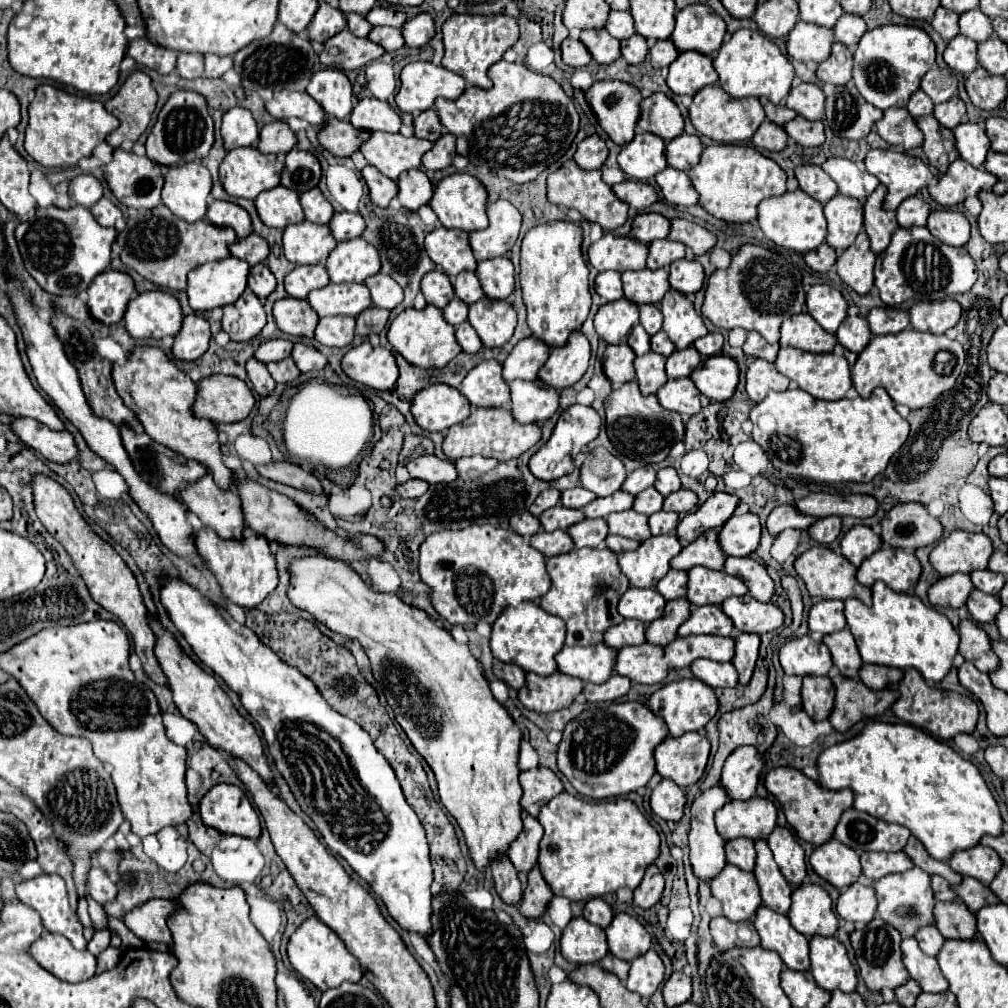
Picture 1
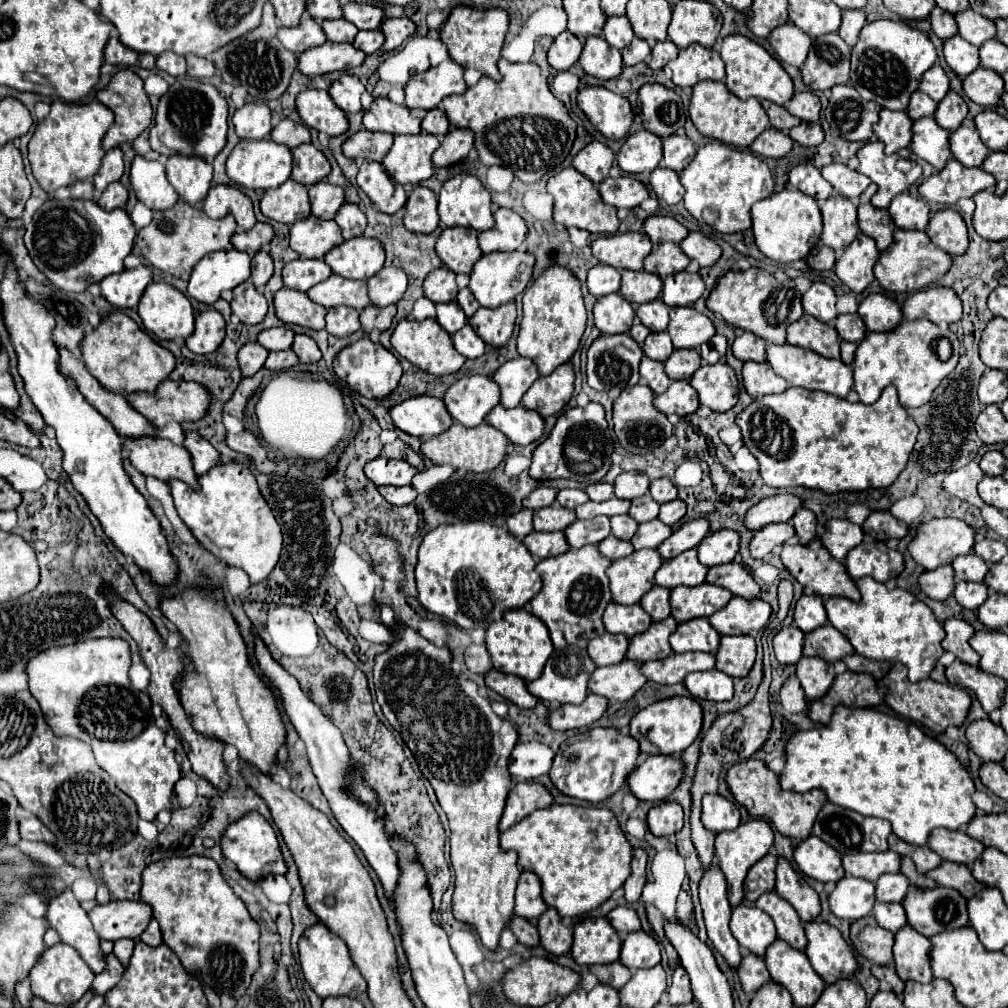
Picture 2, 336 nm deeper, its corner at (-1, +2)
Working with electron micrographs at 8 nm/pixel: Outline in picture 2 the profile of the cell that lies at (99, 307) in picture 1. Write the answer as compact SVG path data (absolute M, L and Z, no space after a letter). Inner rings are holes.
M137 266L133 270L123 270L121 274L107 276L99 286L103 298L111 306L127 310L127 308L137 308L137 302L147 284L151 282L151 278L153 274L147 266Z

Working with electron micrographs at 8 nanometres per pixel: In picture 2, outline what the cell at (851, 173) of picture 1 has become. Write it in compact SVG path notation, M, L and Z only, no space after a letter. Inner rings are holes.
M829 164L821 168L821 174L825 180L831 182L831 186L835 188L837 194L857 200L865 188L871 184L871 180L863 174L859 174L857 170L845 166L845 164Z

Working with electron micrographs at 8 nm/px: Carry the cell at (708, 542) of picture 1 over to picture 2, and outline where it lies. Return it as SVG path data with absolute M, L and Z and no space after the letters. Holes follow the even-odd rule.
M685 550L683 554L665 560L663 566L655 574L655 584L665 586L665 588L675 588L675 586L697 586L705 582L709 568L703 566L697 558L697 550Z

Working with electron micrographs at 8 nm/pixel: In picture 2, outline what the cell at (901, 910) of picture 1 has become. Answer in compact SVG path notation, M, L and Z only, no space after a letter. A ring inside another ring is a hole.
M901 872L879 876L875 886L877 886L877 900L887 902L887 904L889 902L903 902L903 896L907 896L907 892L909 892L907 876L903 876Z

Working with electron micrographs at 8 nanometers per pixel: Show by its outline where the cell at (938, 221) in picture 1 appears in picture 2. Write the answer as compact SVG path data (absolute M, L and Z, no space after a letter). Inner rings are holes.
M945 208L933 214L931 222L931 242L949 252L951 256L961 256L967 250L967 226L961 214L953 208Z

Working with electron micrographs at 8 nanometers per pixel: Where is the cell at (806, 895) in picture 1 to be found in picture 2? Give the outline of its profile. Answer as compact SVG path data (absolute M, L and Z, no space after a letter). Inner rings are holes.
M811 920L805 924L807 948L805 954L811 960L815 972L829 984L837 978L851 978L857 962L851 946L843 940L841 932L827 922Z

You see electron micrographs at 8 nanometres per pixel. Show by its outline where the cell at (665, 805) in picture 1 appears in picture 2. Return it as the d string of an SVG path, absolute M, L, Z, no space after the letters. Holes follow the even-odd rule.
M671 800L659 802L649 810L647 826L655 836L675 834L683 828L683 808Z

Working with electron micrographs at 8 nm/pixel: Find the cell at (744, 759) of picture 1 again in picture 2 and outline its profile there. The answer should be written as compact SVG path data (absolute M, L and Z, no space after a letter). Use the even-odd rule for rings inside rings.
M705 794L701 820L709 830L723 832L723 830L735 830L741 822L741 814L739 808L733 802L729 802L725 796Z

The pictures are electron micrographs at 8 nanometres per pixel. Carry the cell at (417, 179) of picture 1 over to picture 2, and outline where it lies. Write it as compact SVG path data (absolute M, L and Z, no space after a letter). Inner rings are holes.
M415 186L405 204L403 224L407 230L417 234L429 234L439 224L437 214L437 194L425 186Z

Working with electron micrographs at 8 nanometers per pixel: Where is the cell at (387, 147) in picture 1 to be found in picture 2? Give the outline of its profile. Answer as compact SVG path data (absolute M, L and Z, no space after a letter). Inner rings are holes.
M395 134L393 146L383 156L381 164L395 182L419 184L433 174L431 154L437 150L437 146L439 138L433 134Z

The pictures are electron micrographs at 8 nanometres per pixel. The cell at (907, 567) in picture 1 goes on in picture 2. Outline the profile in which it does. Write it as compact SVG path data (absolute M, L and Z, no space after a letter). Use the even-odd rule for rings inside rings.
M863 542L847 554L845 568L853 580L871 576L877 582L887 582L903 572L903 556L885 542Z

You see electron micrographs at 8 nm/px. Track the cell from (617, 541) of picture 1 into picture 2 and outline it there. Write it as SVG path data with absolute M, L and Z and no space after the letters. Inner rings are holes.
M607 536L599 544L599 552L603 556L607 556L609 560L619 560L619 558L625 558L625 556L629 556L633 552L633 544L625 542L625 540L619 540L615 536Z

